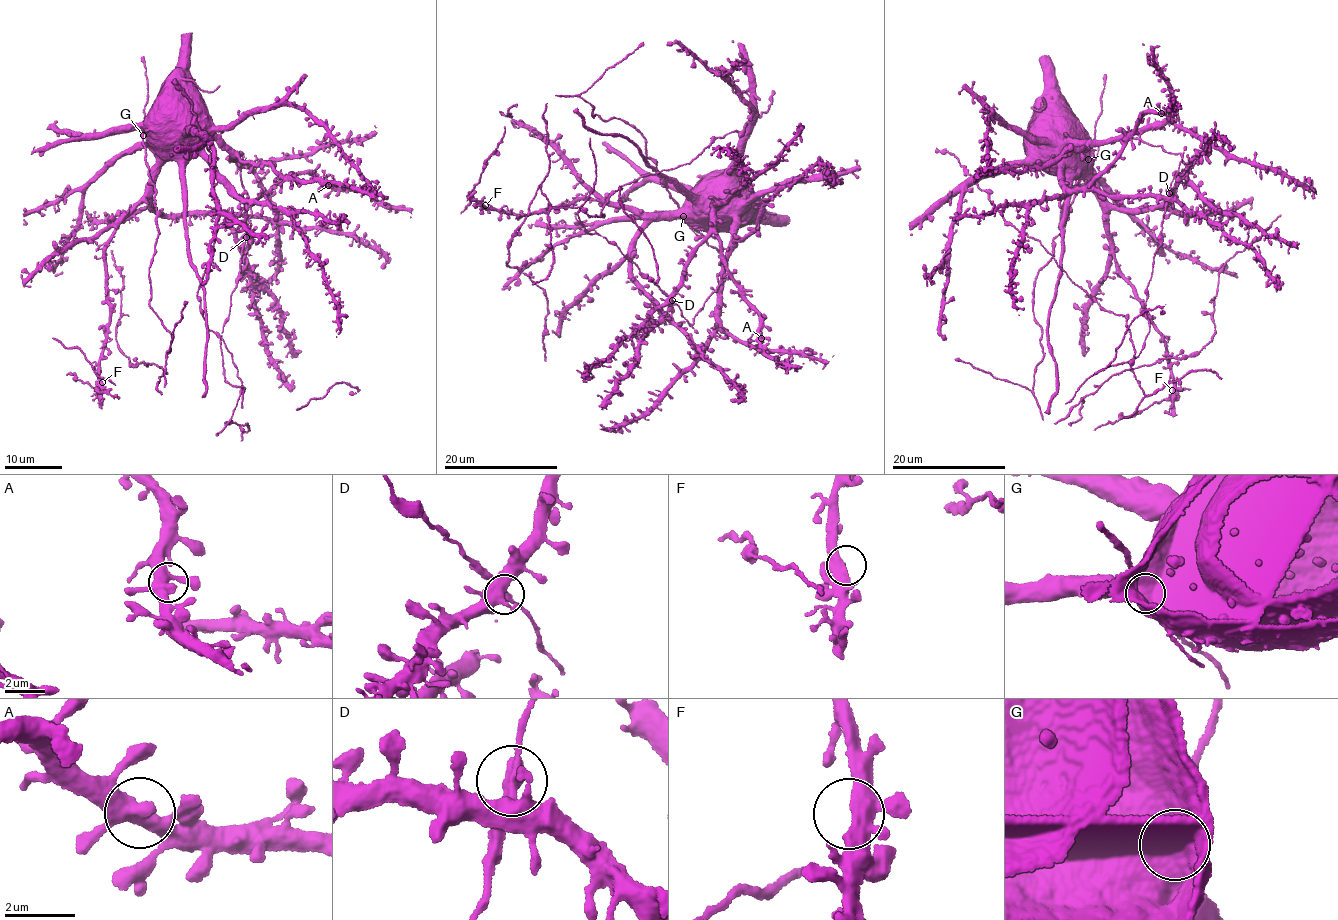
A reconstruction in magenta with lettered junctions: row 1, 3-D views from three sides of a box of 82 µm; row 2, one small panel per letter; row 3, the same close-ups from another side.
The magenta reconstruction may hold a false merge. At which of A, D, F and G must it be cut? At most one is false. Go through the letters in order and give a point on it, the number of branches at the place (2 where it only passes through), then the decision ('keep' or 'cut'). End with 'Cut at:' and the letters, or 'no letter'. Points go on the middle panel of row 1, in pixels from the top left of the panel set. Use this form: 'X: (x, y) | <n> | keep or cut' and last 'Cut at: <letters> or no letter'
A: (761, 338) | 3 | keep
D: (672, 300) | 3 | keep
F: (485, 205) | 3 | keep
G: (683, 216) | 3 | keep
Cut at: no letter

